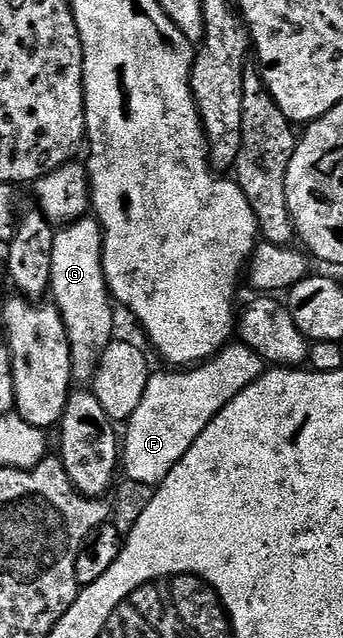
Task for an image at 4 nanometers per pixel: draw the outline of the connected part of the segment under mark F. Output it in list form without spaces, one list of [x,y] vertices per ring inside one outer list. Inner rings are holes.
[[[230,343],[202,364],[185,369],[168,369],[167,372],[153,372],[147,382],[140,405],[136,407],[136,411],[126,423],[128,429],[126,435],[124,431],[122,441],[122,469],[125,478],[153,487],[161,486],[171,469],[183,459],[184,453],[192,447],[196,437],[215,419],[220,409],[248,385],[255,383],[265,370],[265,360],[255,351],[241,343]]]

